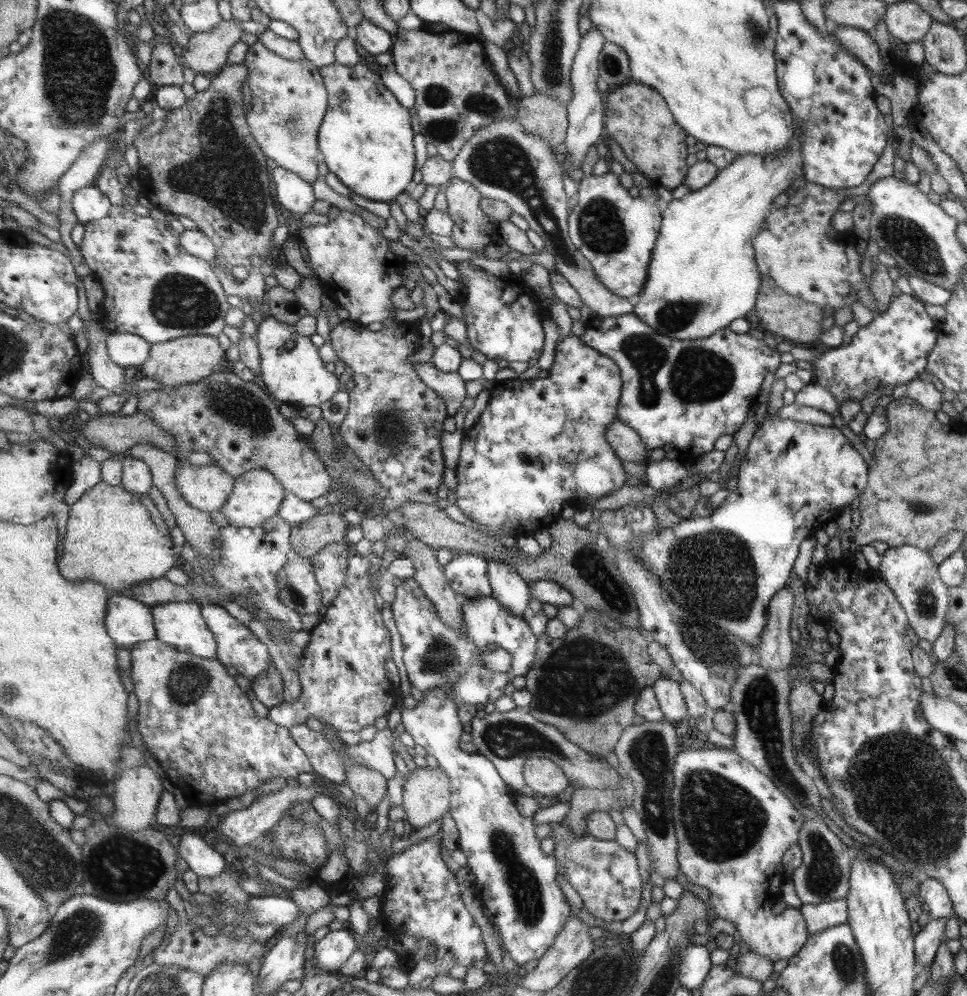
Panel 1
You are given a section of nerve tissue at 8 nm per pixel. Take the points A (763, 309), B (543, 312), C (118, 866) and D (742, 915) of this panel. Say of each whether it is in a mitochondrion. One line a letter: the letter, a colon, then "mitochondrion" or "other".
A: other
B: other
C: mitochondrion
D: other

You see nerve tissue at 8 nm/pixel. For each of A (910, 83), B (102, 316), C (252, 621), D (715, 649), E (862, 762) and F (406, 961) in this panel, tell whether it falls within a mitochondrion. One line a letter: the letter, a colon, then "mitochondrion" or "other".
A: other
B: other
C: other
D: mitochondrion
E: mitochondrion
F: other

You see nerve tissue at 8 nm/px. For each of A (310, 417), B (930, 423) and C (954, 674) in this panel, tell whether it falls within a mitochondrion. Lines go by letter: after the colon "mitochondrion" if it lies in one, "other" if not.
A: other
B: other
C: mitochondrion

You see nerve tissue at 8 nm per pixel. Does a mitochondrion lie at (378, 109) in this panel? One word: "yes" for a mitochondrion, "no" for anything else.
no

